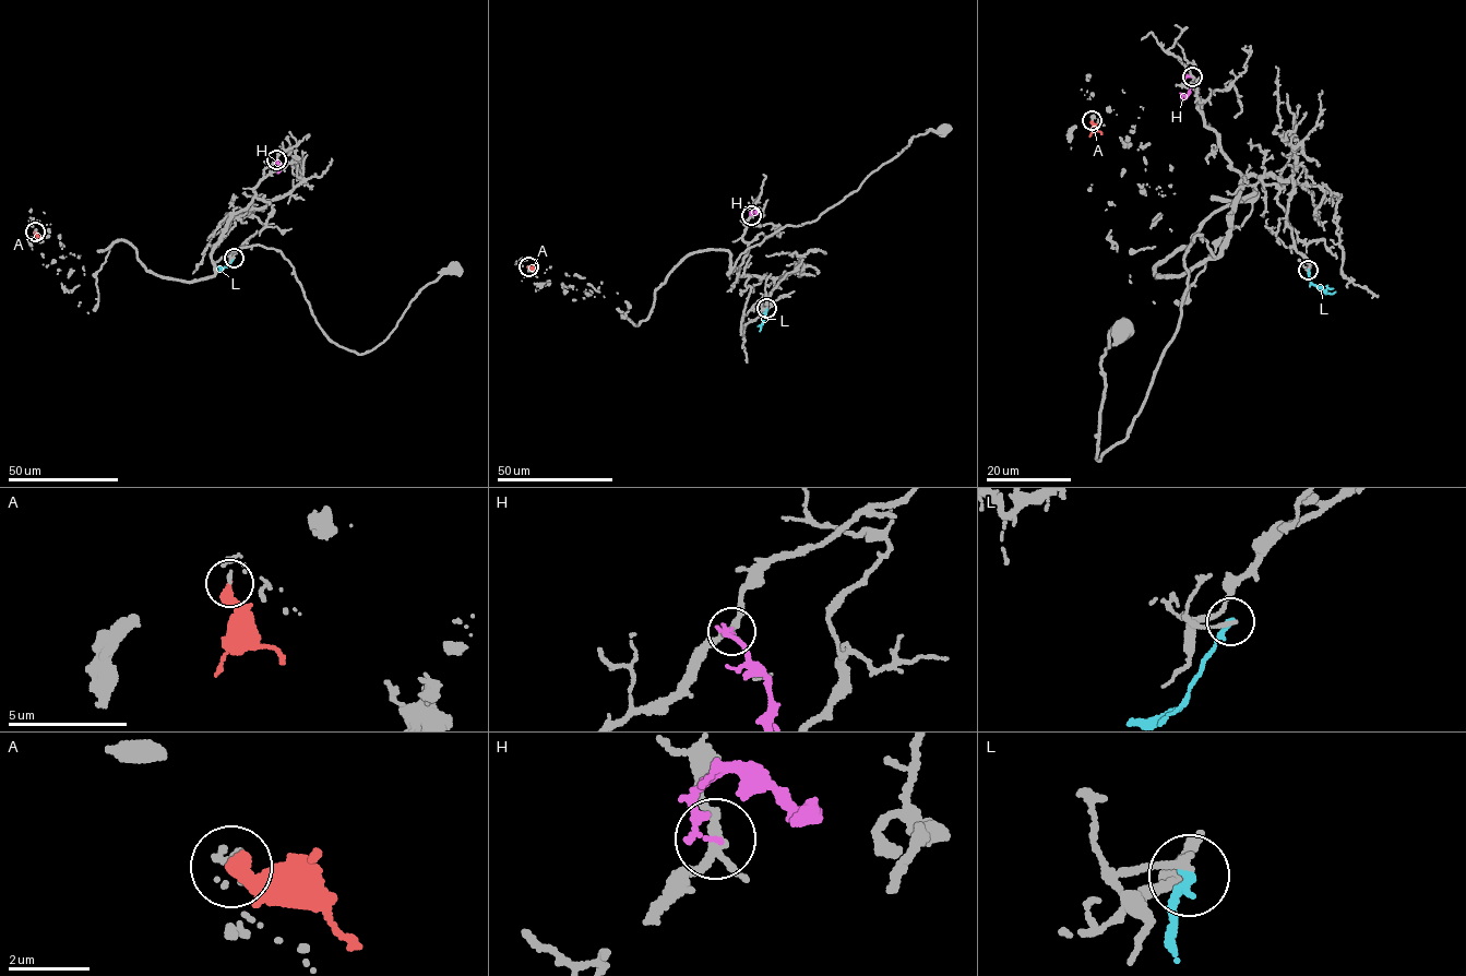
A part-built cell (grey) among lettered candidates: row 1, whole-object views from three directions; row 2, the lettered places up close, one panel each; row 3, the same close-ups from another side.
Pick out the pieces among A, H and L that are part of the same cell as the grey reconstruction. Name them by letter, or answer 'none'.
none

